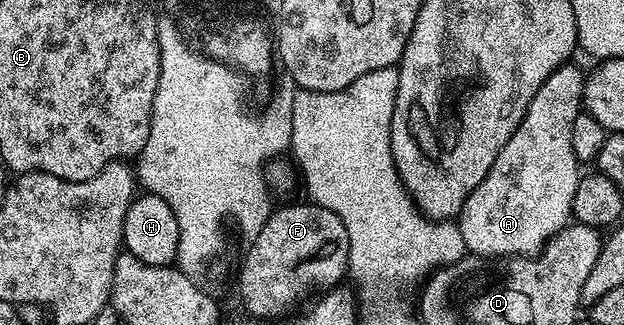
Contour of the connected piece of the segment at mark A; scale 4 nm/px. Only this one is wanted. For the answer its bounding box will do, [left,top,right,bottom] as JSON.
[455,66,586,259]

